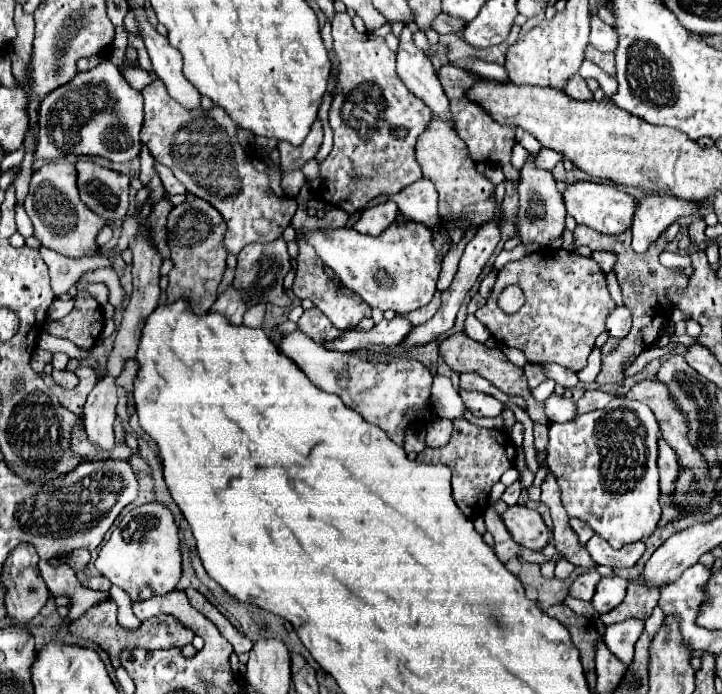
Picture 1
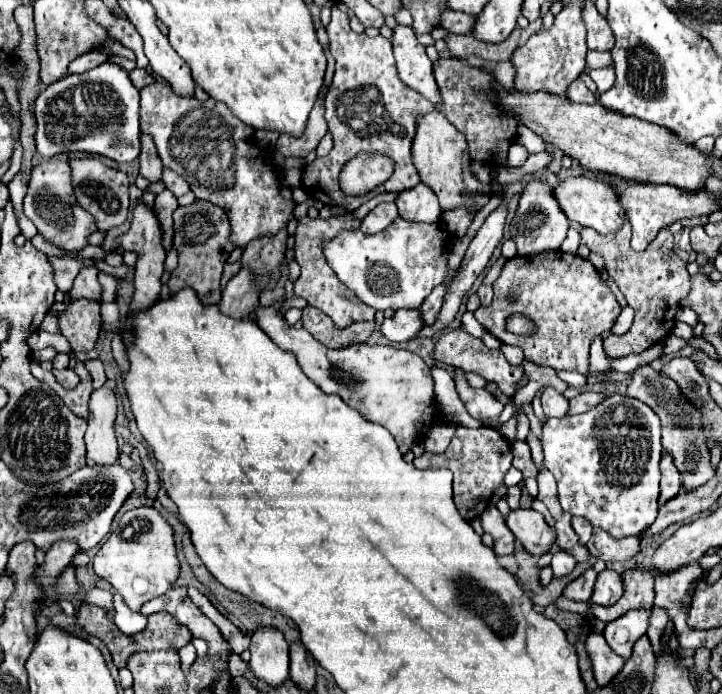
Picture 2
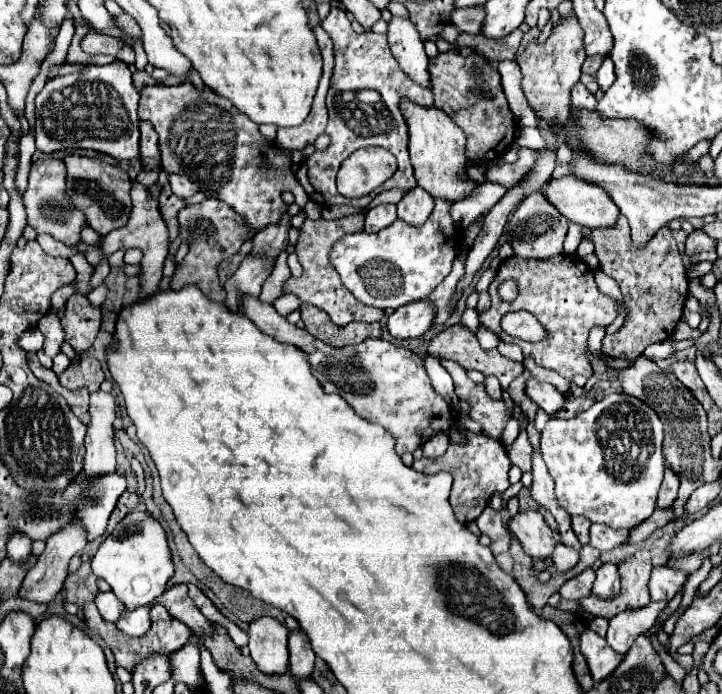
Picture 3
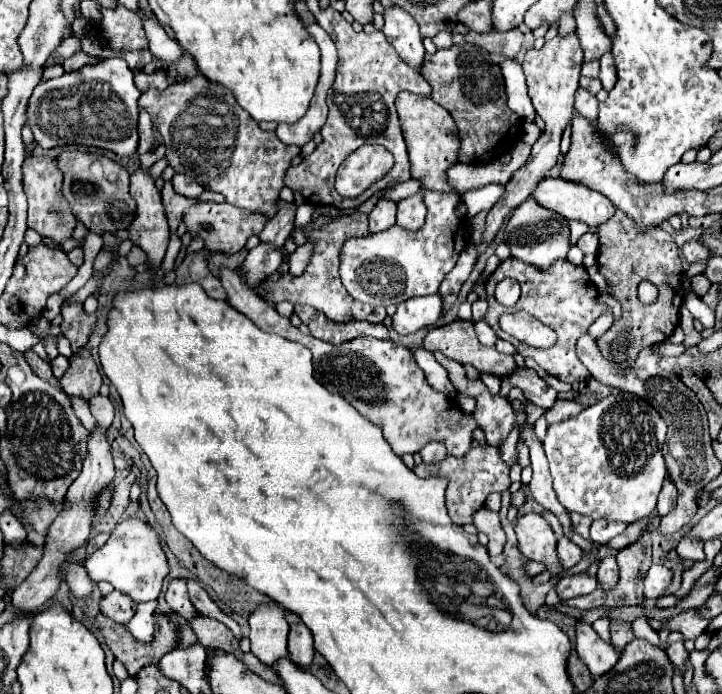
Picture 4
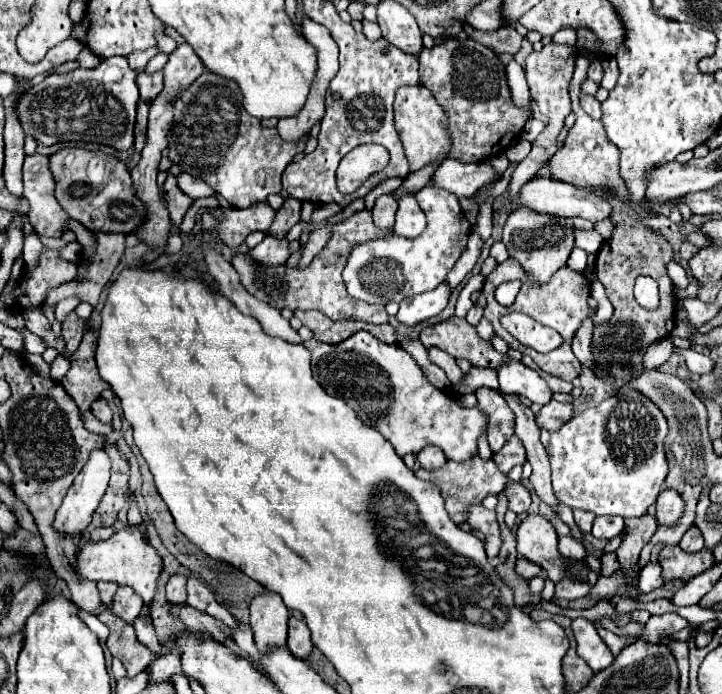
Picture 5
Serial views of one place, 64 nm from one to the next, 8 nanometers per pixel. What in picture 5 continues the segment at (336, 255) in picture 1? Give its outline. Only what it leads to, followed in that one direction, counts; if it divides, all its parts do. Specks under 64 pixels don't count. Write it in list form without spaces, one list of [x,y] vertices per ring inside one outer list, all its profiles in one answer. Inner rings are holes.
[[[434,186],[422,188],[415,196],[427,219],[426,230],[420,236],[404,238],[394,230],[388,230],[386,236],[354,244],[354,248],[350,250],[342,280],[348,288],[348,294],[356,300],[368,304],[388,304],[434,290],[446,280],[446,274],[454,268],[456,260],[466,248],[470,222],[462,212],[458,196]]]

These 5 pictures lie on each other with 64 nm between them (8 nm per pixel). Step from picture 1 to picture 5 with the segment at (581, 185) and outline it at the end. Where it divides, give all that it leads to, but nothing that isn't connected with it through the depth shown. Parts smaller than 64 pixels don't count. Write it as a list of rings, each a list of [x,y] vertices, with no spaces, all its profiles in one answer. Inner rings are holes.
[[[536,178],[536,180],[530,180],[524,188],[522,188],[522,194],[520,194],[520,204],[528,204],[530,208],[536,208],[538,212],[544,212],[544,214],[554,214],[554,216],[564,216],[564,218],[574,218],[574,216],[580,216],[580,218],[586,218],[590,222],[600,222],[600,220],[606,220],[610,218],[612,214],[612,206],[608,200],[604,200],[602,196],[590,192],[590,190],[584,190],[584,188],[576,188],[572,184],[566,184],[566,182],[560,182],[560,180],[554,180],[554,178]]]

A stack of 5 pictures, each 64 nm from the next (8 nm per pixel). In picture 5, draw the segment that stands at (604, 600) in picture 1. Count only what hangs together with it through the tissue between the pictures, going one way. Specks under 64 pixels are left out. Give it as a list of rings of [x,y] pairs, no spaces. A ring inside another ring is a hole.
[[[606,552],[602,556],[602,570],[600,570],[600,576],[614,576],[614,572],[618,570],[618,560],[616,560],[616,554],[614,552]]]

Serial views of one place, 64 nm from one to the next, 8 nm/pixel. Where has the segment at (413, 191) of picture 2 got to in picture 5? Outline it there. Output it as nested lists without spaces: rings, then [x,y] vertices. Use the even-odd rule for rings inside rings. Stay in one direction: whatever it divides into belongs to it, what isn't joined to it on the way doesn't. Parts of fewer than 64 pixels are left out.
[[[402,196],[398,200],[398,212],[396,212],[396,224],[394,230],[398,236],[404,238],[416,238],[426,228],[424,212],[416,200],[416,196]]]

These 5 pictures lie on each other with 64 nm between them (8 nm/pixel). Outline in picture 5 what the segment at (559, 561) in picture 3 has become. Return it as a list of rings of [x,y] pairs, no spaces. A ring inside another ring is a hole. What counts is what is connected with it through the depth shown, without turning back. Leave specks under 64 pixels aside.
[[[562,536],[558,542],[558,550],[564,558],[570,558],[570,560],[584,560],[584,556],[586,556],[584,546],[578,540],[574,540],[572,536]]]

